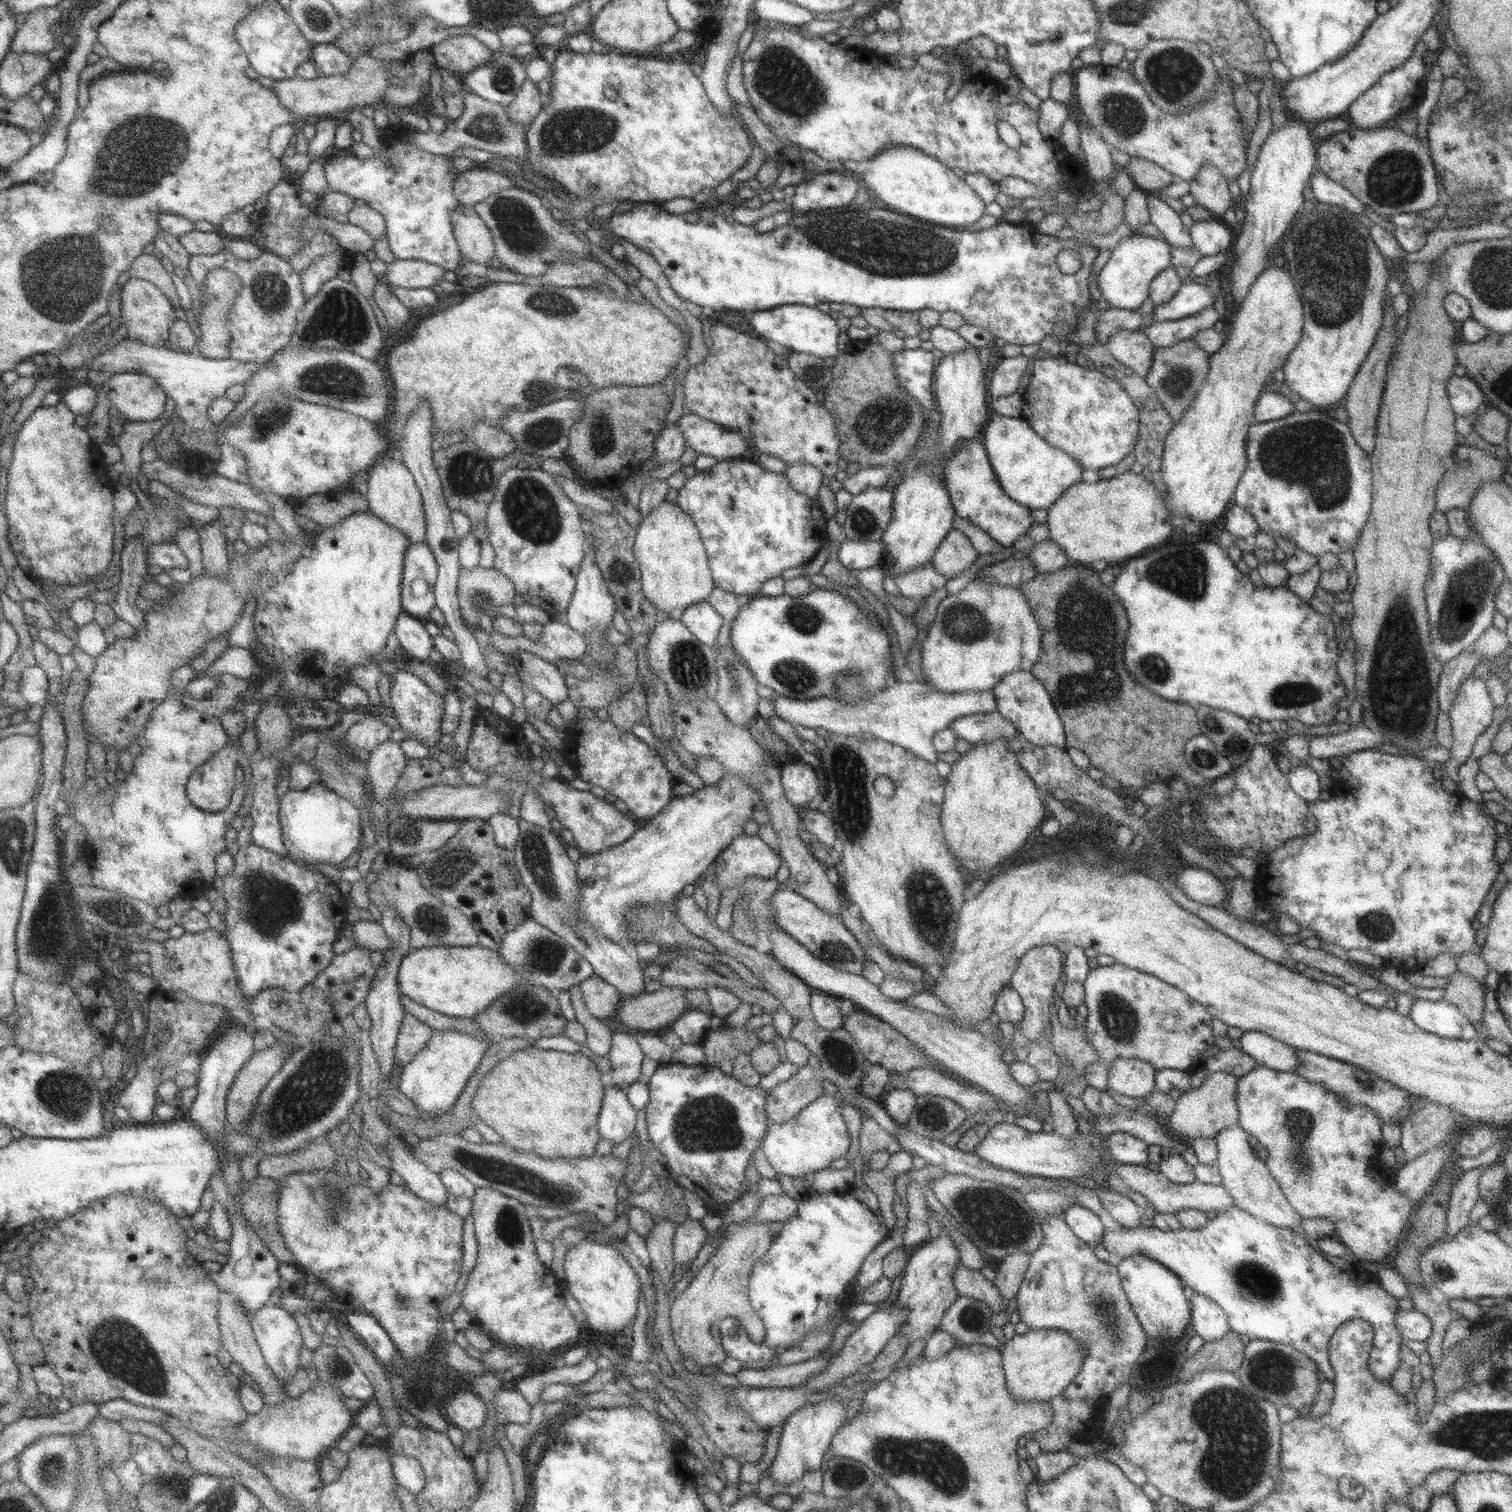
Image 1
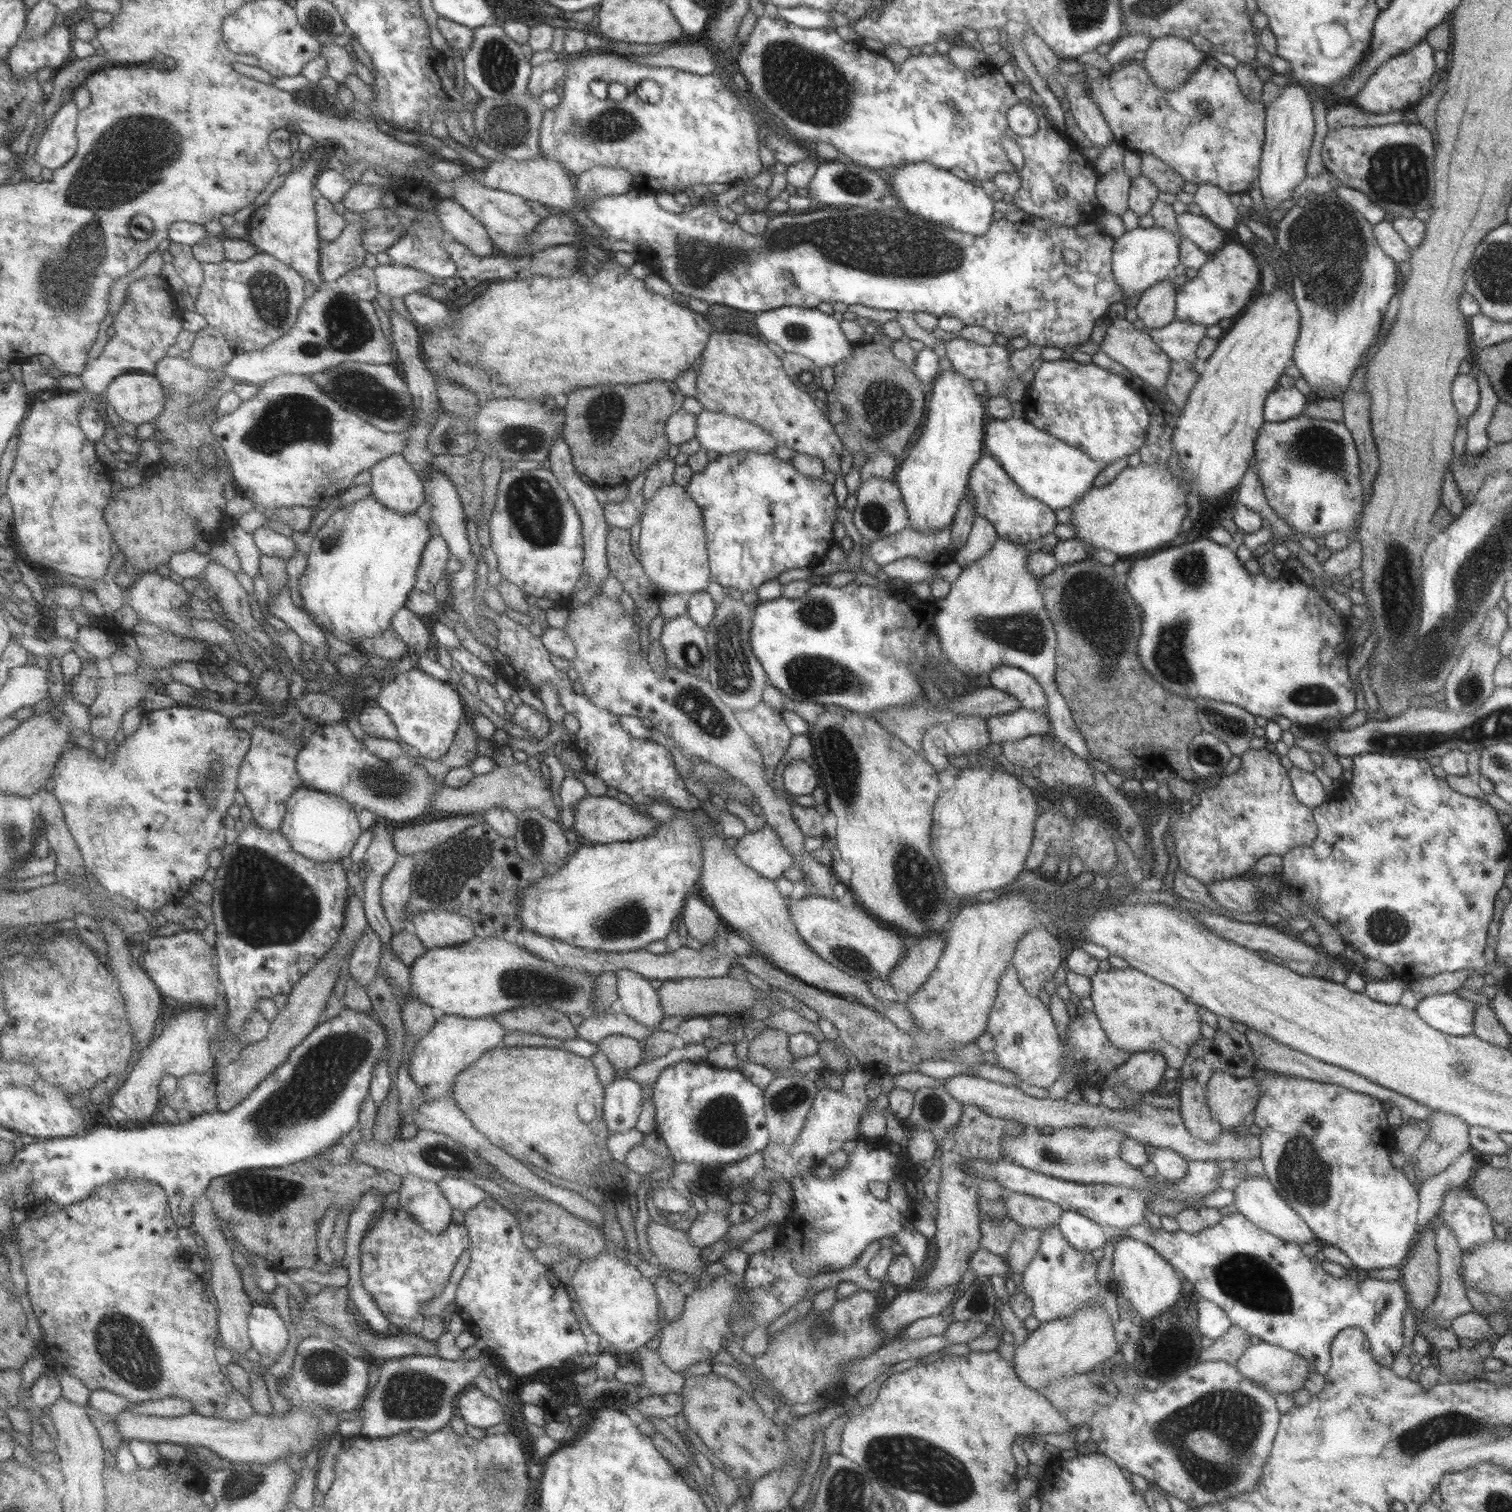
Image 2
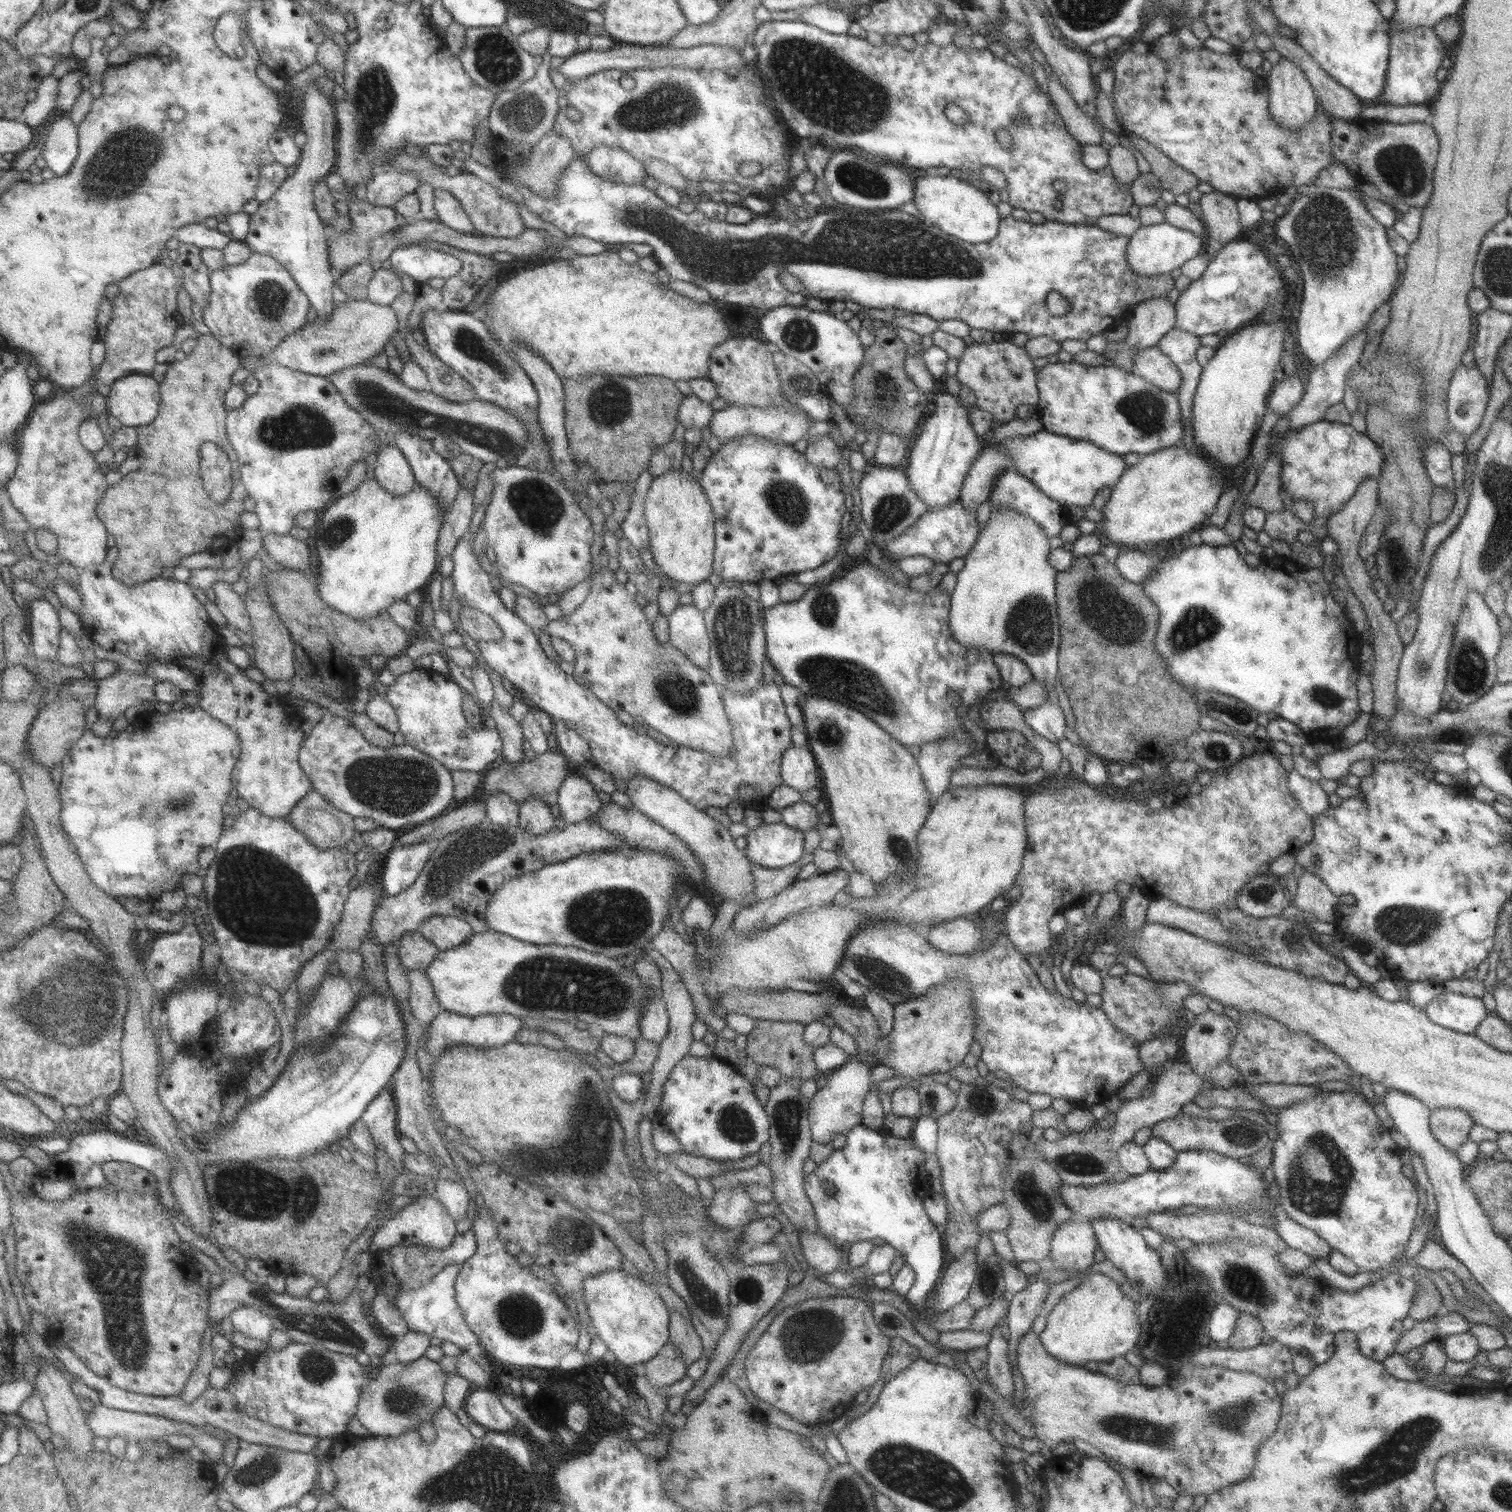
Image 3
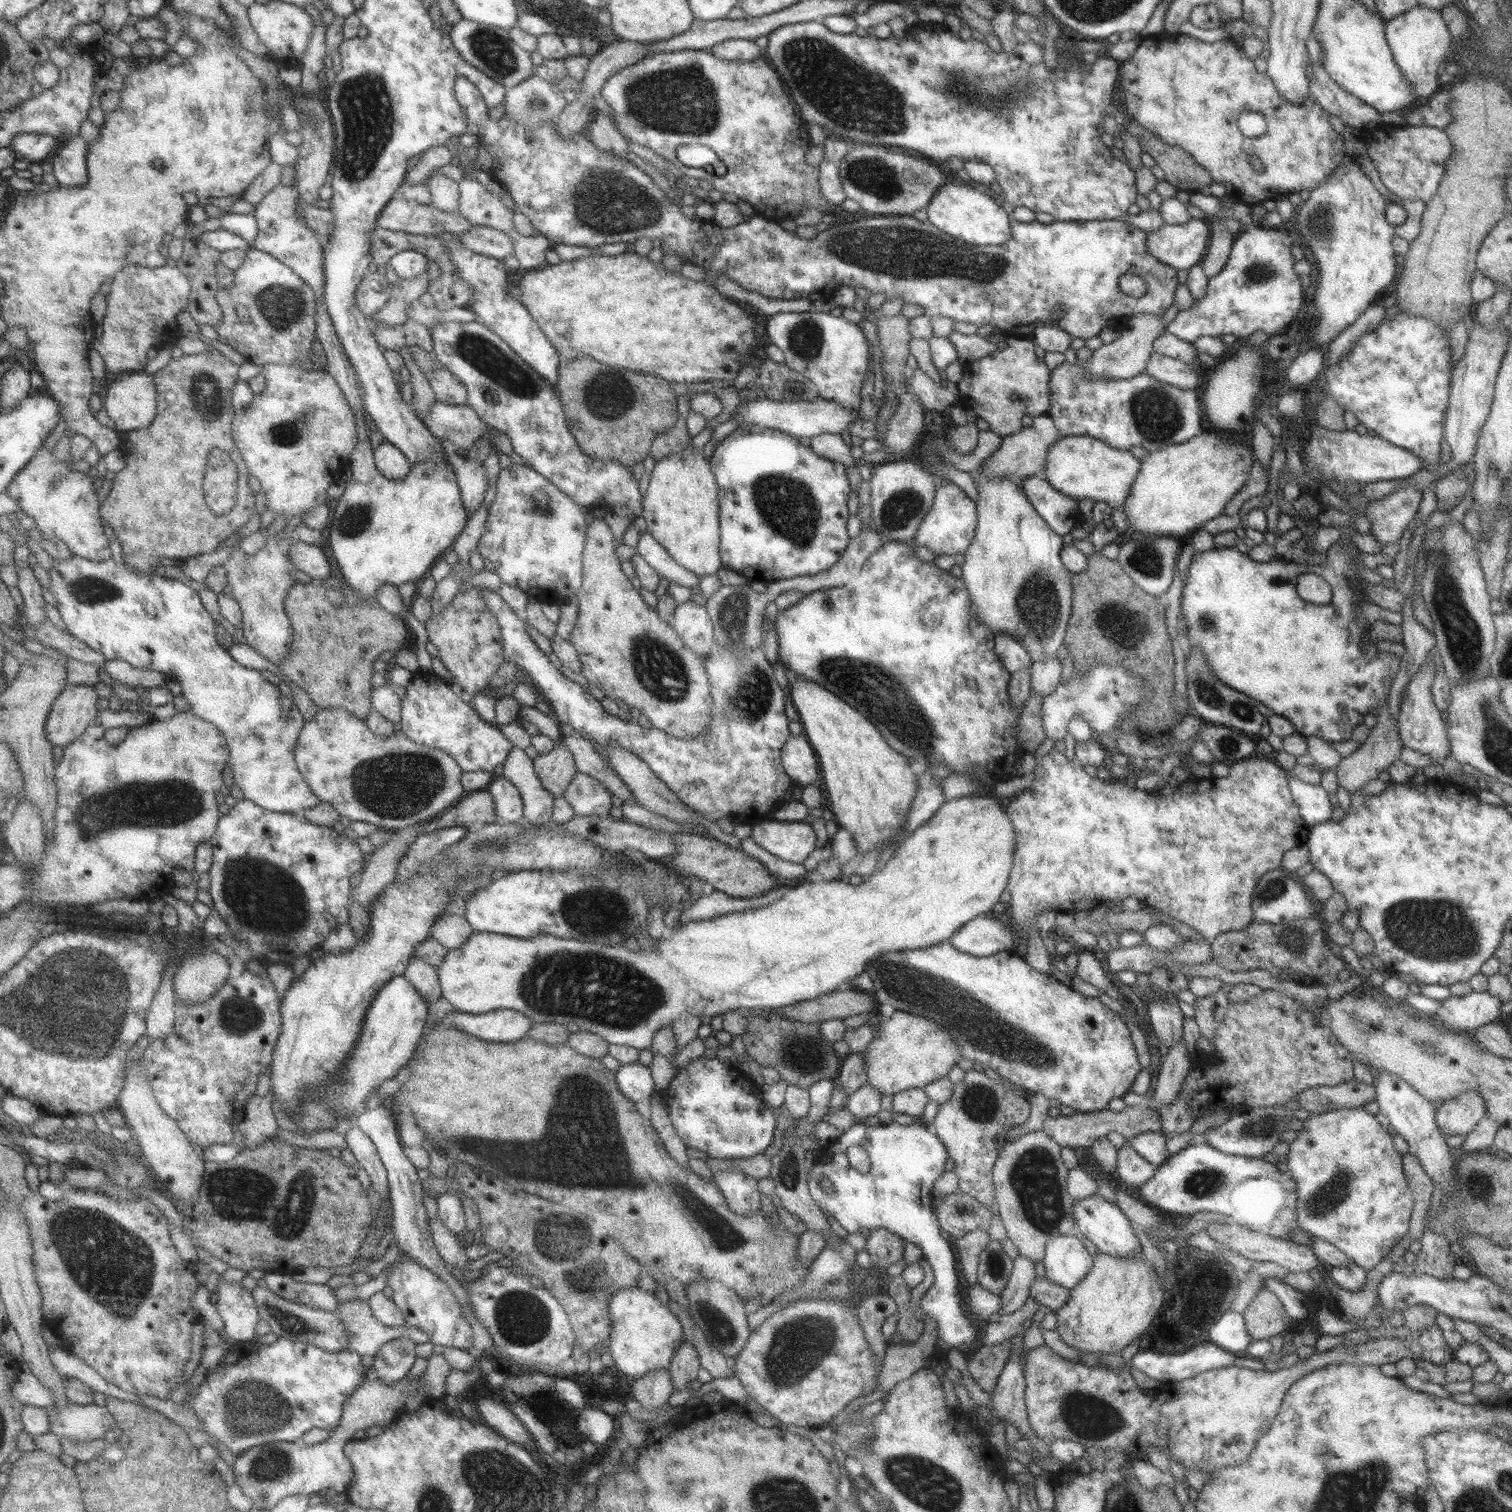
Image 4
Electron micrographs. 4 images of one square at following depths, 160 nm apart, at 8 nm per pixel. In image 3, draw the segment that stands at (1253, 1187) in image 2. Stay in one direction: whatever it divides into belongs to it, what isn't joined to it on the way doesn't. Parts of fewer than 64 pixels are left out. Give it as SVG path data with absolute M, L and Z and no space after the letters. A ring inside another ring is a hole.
M1279 1205L1275 1206L1273 1210L1275 1210L1275 1233L1281 1237L1281 1241L1287 1247L1307 1254L1312 1260L1327 1258L1332 1249L1325 1241L1311 1230L1303 1228L1301 1224L1295 1224L1293 1220L1289 1220Z

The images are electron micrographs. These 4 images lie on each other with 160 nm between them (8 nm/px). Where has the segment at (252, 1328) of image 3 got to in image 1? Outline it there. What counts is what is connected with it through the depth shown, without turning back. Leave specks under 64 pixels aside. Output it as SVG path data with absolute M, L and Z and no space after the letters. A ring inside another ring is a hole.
M267 1305L252 1315L252 1325L264 1358L276 1376L285 1382L290 1382L297 1376L301 1366L301 1348L305 1347L301 1328L297 1324L298 1319L295 1320L293 1316L293 1313L286 1308L267 1307Z

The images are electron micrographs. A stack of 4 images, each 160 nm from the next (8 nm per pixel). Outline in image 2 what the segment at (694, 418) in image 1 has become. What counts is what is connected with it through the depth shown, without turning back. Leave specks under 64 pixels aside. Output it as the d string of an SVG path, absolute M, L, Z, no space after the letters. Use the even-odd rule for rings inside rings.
M702 411L695 415L694 437L699 441L700 448L713 450L718 455L734 451L766 453L772 452L776 447L775 441L762 428L746 420L719 412Z

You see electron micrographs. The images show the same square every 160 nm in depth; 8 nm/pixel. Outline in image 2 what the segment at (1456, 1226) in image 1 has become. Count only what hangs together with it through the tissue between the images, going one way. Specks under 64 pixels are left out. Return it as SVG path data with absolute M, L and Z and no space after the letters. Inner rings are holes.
M1437 1222L1435 1225L1435 1250L1437 1250L1438 1258L1438 1272L1439 1272L1439 1286L1435 1300L1433 1300L1433 1314L1439 1318L1439 1320L1451 1320L1456 1316L1468 1313L1472 1311L1471 1303L1466 1298L1466 1289L1461 1283L1461 1265L1462 1252L1457 1246L1457 1240L1455 1236L1451 1236L1449 1228L1443 1226Z

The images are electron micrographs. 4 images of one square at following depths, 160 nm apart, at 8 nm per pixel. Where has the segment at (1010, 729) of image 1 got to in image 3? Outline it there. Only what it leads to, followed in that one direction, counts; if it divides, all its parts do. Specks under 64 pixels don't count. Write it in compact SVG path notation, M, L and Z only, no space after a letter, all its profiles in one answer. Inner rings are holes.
M1046 702L1035 708L1024 710L1022 718L1033 733L1053 744L1065 739L1065 721L1058 704Z

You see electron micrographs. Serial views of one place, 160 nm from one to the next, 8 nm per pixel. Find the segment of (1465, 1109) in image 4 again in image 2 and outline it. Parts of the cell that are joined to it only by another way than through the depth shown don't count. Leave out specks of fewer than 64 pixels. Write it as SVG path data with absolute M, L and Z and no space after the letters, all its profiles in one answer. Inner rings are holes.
M1432 1111L1423 1121L1427 1121L1429 1128L1423 1142L1413 1154L1416 1158L1414 1165L1415 1180L1419 1183L1439 1174L1464 1152L1470 1148L1468 1139L1468 1124L1458 1116L1447 1114L1443 1111Z

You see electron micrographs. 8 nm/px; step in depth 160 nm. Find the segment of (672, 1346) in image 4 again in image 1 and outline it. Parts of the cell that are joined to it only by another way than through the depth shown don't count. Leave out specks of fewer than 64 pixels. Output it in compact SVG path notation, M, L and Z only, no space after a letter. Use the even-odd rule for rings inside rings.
M584 1239L566 1250L563 1272L564 1291L578 1302L589 1328L610 1337L627 1324L632 1324L641 1286L630 1264L619 1251L613 1250L609 1244Z

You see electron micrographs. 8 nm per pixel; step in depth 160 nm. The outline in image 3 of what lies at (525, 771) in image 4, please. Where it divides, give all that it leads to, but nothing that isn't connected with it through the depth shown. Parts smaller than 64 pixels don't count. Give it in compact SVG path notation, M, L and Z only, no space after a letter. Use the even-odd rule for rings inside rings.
M493 698L484 714L486 717L493 718L495 722L496 728L494 730L499 734L502 741L502 760L511 766L517 766L519 762L523 762L524 738L522 737L522 730L511 717L509 711L503 708L497 699ZM533 797L521 801L518 806L518 821L516 826L529 836L543 836L555 827L550 806Z

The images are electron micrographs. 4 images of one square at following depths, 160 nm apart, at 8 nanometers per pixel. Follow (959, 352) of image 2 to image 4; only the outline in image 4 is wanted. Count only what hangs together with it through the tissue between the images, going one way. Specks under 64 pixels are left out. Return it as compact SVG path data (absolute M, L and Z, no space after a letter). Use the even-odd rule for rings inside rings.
M1006 334L1007 345L981 358L963 364L961 380L956 383L958 398L975 404L975 414L988 423L990 431L1000 437L1009 436L1020 427L1023 415L1043 415L1049 408L1049 369L1033 353L1030 337Z

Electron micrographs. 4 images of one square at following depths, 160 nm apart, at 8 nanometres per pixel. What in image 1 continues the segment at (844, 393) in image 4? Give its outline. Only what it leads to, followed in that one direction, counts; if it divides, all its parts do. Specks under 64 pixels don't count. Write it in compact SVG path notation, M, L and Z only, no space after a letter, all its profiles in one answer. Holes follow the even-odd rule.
M782 304L769 310L753 311L749 318L749 324L753 333L759 338L777 342L791 352L812 354L821 358L827 358L827 356L836 358L839 352L837 350L837 334L841 331L837 329L836 320L815 307L807 307L802 304Z

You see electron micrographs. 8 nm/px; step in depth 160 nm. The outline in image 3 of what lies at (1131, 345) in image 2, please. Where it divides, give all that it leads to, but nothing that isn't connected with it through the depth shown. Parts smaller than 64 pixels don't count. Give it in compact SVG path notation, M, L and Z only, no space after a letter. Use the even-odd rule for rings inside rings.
M1157 345L1135 351L1132 360L1134 361L1130 372L1135 376L1140 376L1164 392L1175 393L1178 390L1181 384L1179 371Z

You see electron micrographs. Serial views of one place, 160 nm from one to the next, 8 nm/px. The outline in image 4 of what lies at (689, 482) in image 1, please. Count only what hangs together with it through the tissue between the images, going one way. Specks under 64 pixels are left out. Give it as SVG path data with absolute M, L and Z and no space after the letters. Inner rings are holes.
M753 424L738 427L721 441L717 442L708 465L718 486L718 526L720 539L718 551L722 566L726 564L728 570L744 576L750 582L758 580L759 582L763 581L766 583L784 578L793 578L794 576L811 576L827 570L839 560L849 542L846 532L846 522L850 515L845 504L850 488L847 477L845 477L846 468L841 463L831 462L821 456L817 456L809 447L801 445L798 438L793 438L783 432Z

